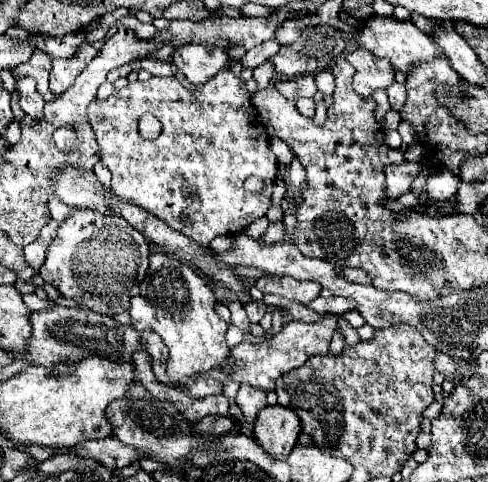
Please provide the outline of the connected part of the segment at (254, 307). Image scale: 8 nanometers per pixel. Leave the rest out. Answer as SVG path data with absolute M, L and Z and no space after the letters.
M248 302L248 304L244 304L244 308L248 312L250 322L260 322L262 316L266 314L266 304L264 302Z

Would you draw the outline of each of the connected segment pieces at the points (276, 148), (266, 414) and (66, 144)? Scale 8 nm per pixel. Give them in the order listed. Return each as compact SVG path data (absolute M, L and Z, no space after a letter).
M274 136L274 138L270 140L270 150L272 150L274 156L278 158L278 162L282 162L282 164L290 164L290 162L294 160L292 148L290 148L286 142L282 142L278 136Z
M264 406L254 424L254 438L270 456L288 456L302 432L300 418L286 406Z
M60 128L54 132L54 140L58 144L58 148L62 150L72 150L78 146L78 140L76 140L76 134L70 130L70 128Z

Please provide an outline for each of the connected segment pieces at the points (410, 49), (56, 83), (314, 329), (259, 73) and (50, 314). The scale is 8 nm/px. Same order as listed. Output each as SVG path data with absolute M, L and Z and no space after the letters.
M372 16L370 20L366 20L360 26L360 34L354 38L358 40L360 46L368 48L376 58L388 58L404 74L408 74L410 68L416 64L444 58L444 50L436 44L434 36L418 30L412 22L400 22L400 20L388 18L388 16Z
M82 42L74 56L70 58L52 58L52 70L50 70L50 88L56 94L62 94L66 88L72 86L76 76L88 66L88 62L96 56L96 50Z
M326 314L320 322L316 324L306 324L306 322L288 322L284 328L270 340L264 342L242 342L230 350L230 364L234 366L236 362L244 362L242 368L236 368L234 374L222 374L220 370L210 372L210 376L216 376L216 380L236 380L236 382L246 382L252 388L258 390L274 390L274 382L284 376L286 372L304 366L304 362L316 354L326 356L328 346L332 342L334 332L338 332L338 318L332 314Z
M270 61L264 62L264 64L253 70L253 77L257 81L258 91L265 89L270 84L273 74L274 68Z
M48 308L40 312L32 312L32 340L24 354L16 354L16 358L26 358L36 366L52 366L56 362L76 362L84 356L104 356L110 360L128 360L132 362L132 352L142 348L140 334L130 326L116 322L110 316L96 314L84 308Z

